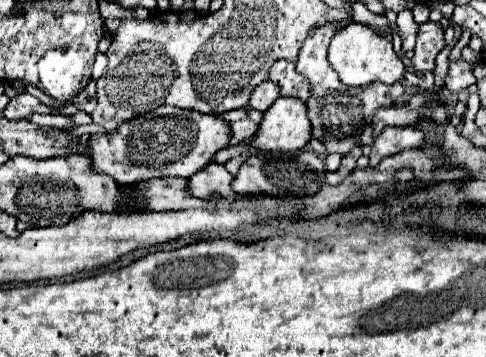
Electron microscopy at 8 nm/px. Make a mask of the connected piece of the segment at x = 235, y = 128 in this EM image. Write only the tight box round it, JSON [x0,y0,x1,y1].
[229,120,257,146]

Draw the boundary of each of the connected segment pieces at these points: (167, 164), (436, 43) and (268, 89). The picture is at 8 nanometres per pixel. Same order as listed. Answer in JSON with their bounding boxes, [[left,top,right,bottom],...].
[[89,106,227,186],[411,21,445,72],[249,80,279,112]]

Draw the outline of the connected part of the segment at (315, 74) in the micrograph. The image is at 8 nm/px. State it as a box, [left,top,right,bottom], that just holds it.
[297,22,405,154]

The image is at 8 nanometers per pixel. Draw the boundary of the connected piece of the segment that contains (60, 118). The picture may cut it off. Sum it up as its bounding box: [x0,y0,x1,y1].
[27,113,73,128]

